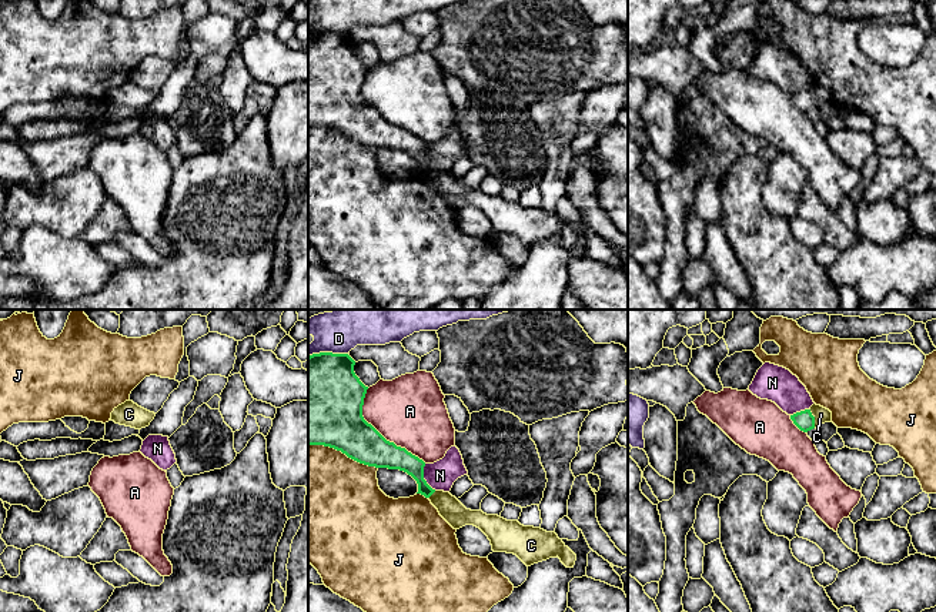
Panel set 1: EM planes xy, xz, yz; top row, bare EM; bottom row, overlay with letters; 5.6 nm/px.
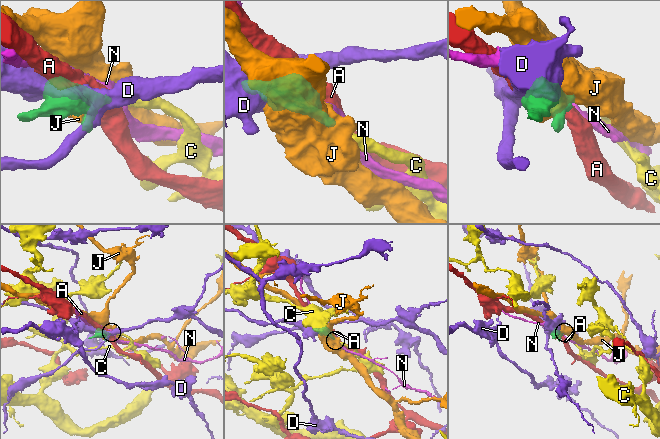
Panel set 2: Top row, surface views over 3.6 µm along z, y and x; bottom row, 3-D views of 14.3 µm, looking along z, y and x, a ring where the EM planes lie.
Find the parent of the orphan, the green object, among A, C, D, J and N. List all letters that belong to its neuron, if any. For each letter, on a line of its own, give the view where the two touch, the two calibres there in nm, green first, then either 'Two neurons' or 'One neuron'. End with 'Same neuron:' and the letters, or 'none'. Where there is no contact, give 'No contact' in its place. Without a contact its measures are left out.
A: Touches green in xz. Thickness 300 nm (green) against 400 nm. Two neurons
C: Touches green in yz. Thickness 110 nm (green) against 90 nm. One neuron
D: Touches green in xz. Thickness 460 nm (green) against 190 nm. Two neurons
J: Touches green in xz. Thickness 380 nm (green) against 500 nm. Two neurons
N: Touches green in xz. Thickness 150 nm (green) against 160 nm. Two neurons
Same neuron: C

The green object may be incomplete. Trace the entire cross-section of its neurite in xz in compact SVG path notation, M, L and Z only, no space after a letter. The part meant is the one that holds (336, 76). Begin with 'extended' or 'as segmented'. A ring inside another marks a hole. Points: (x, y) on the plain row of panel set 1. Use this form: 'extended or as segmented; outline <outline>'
extended; outline M348 34L308 37L308 126L334 128L368 147L407 153L418 164L417 174L428 178L454 210L465 205L479 208L494 233L514 234L526 247L558 237L566 248L574 248L576 235L555 213L467 190L449 173L432 170L424 160L425 143L387 121L364 100L368 67L355 56L354 46Z

